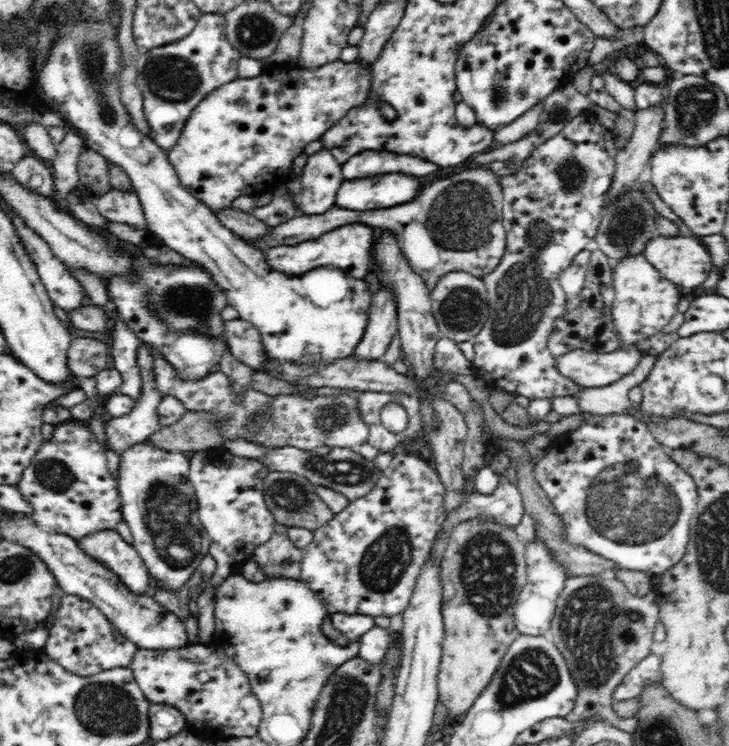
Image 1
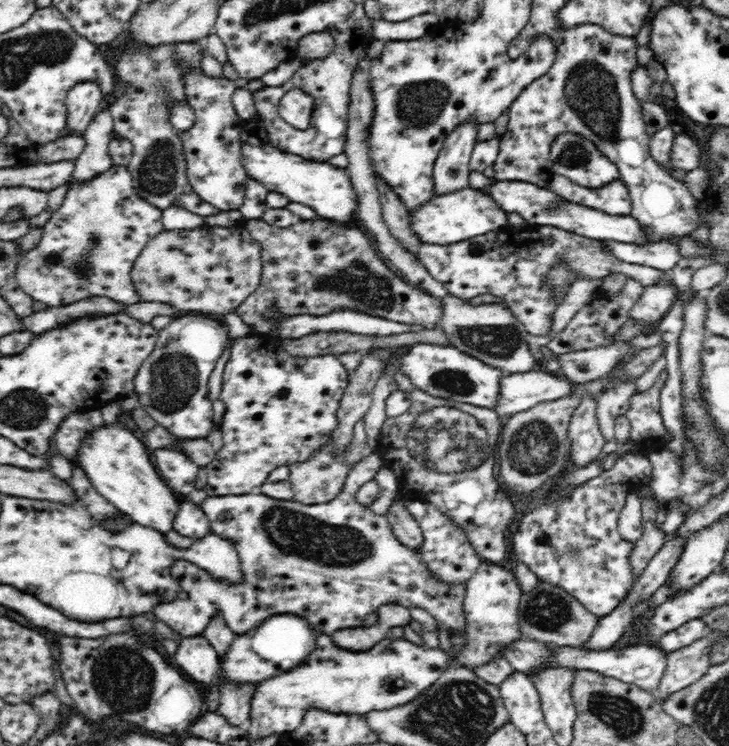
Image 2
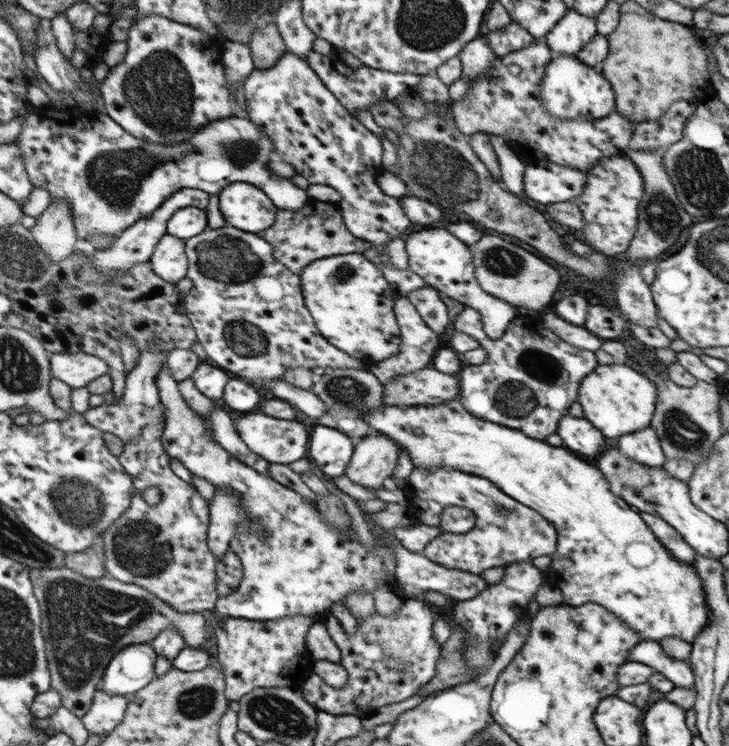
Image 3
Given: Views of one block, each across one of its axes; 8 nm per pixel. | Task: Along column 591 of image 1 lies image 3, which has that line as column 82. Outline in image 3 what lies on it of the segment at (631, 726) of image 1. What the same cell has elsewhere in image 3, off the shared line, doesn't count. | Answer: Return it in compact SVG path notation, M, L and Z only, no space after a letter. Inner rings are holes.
M68 568L31 569L35 580L38 604L43 604L43 632L47 632L47 660L51 660L50 689L59 696L60 704L77 718L91 707L95 691L100 689L107 663L115 653L130 644L149 643L163 628L175 628L187 647L196 648L205 642L205 620L198 612L179 612L159 600L151 592L135 584L125 584L109 576L90 579Z

